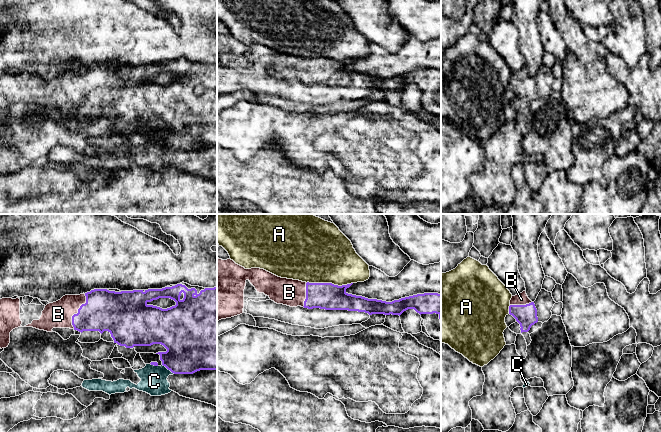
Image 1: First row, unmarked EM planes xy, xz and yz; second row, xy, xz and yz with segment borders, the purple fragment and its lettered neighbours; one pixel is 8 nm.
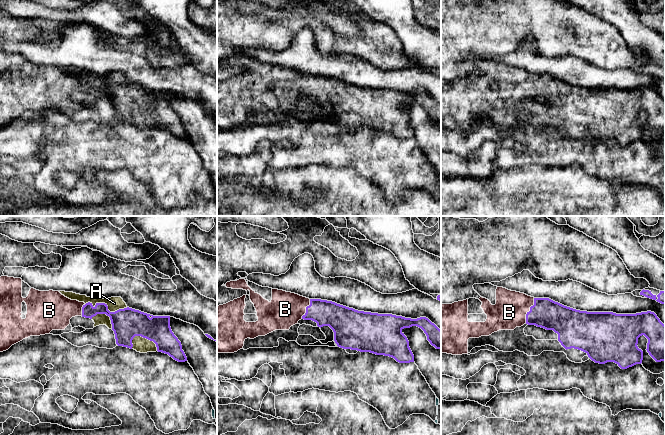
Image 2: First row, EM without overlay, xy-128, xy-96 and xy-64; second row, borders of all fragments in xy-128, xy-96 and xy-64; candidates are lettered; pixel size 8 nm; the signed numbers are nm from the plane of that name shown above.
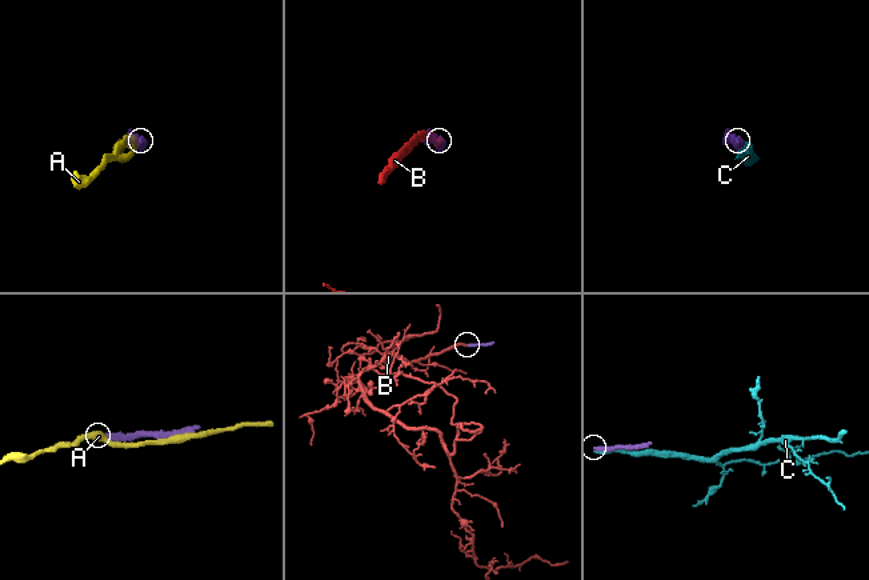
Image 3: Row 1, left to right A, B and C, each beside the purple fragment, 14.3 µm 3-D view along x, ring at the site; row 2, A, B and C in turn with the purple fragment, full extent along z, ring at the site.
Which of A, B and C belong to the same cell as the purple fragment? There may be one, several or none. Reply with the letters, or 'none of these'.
B

